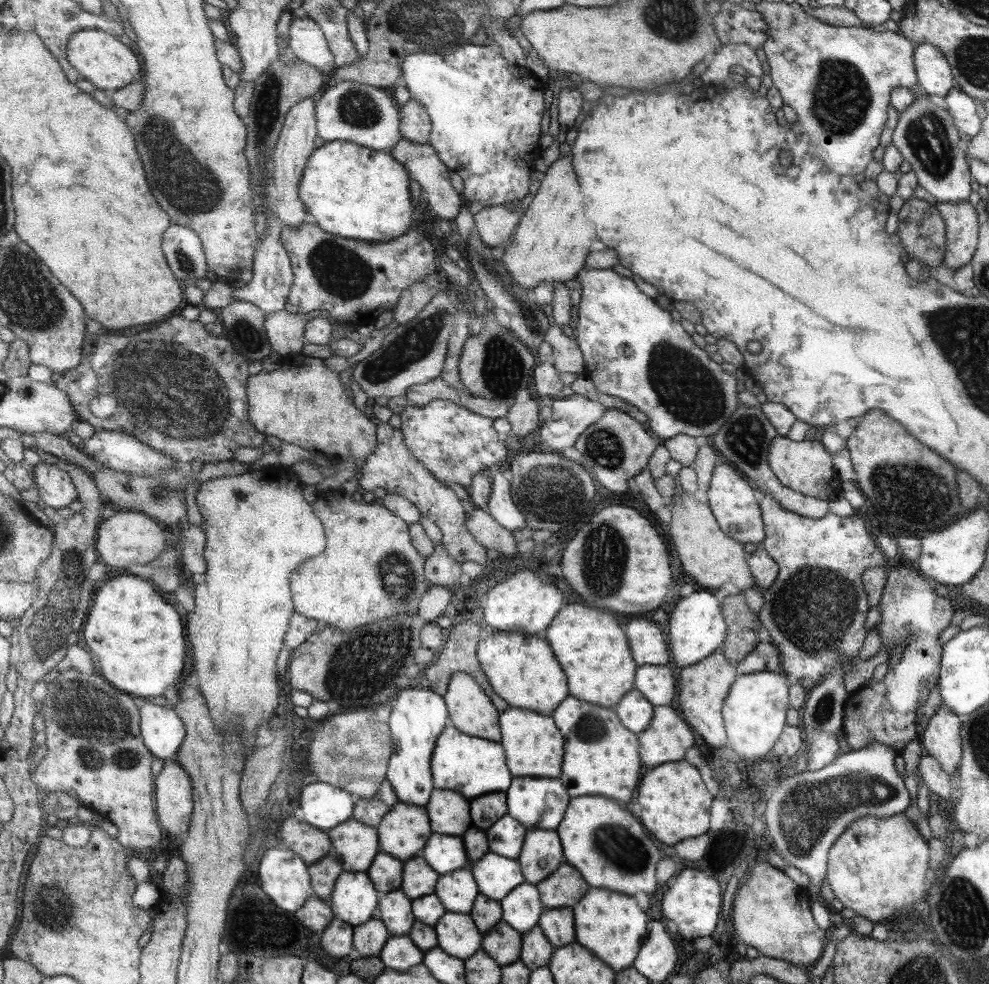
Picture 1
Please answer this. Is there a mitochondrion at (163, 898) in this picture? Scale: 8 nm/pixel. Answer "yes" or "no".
no

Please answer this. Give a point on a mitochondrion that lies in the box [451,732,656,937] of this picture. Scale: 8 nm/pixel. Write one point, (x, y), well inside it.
(619, 847)

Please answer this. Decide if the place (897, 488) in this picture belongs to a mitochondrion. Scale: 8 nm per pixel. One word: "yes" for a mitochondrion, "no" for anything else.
yes

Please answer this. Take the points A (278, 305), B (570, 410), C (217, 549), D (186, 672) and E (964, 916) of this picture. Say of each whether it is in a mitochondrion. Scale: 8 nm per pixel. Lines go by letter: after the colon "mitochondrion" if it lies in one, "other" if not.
A: other
B: other
C: other
D: other
E: mitochondrion

